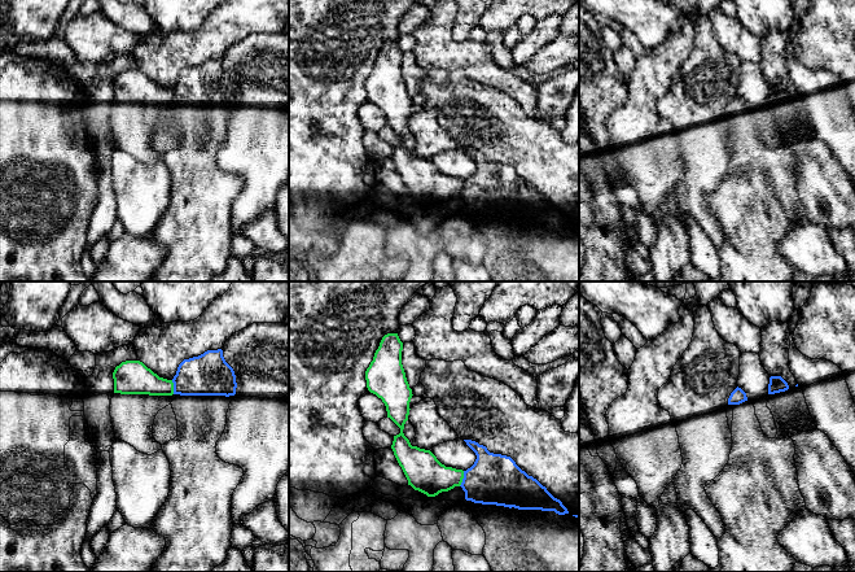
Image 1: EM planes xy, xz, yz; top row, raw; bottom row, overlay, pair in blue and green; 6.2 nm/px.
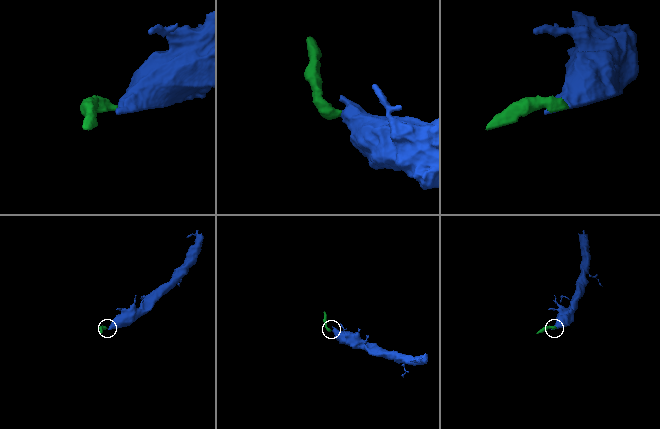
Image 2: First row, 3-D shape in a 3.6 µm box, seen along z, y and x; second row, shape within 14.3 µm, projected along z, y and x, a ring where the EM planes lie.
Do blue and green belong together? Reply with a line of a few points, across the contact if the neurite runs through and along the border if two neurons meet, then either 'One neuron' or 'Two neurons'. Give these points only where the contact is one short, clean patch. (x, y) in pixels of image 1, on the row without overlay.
Two neurons

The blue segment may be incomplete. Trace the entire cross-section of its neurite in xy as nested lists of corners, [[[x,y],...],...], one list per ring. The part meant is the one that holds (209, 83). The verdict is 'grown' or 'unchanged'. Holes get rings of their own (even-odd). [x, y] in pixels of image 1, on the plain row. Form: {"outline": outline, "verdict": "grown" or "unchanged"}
{"outline": [[[218,58],[184,69],[172,92],[177,145],[162,154],[171,179],[170,202],[150,235],[166,249],[166,257],[152,281],[211,281],[232,258],[232,205],[244,185],[240,175],[225,173],[216,163],[216,152],[227,134],[229,106],[236,104],[236,84],[223,60]]], "verdict": "grown"}

